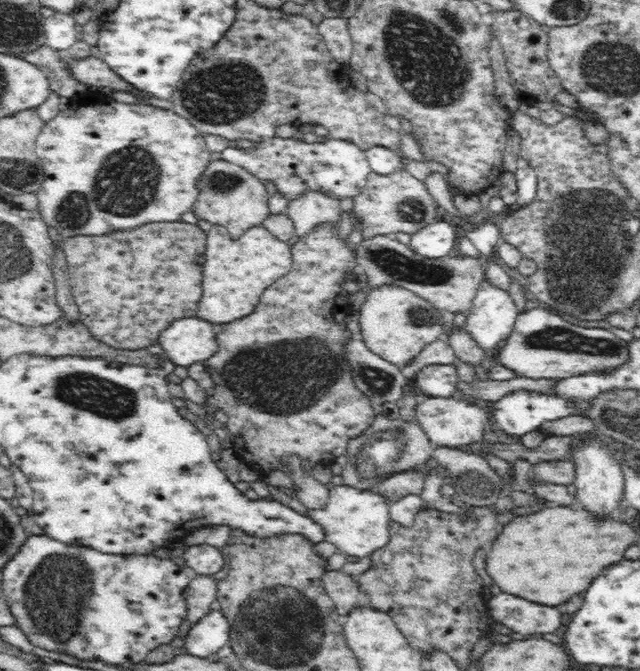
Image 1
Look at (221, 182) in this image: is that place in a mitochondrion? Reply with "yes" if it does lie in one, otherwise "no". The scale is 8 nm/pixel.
yes

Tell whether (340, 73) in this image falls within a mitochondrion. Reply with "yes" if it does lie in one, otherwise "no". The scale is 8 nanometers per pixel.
no

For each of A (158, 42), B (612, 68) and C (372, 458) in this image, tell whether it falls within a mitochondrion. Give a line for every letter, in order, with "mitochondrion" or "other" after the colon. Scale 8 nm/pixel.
A: other
B: mitochondrion
C: mitochondrion

